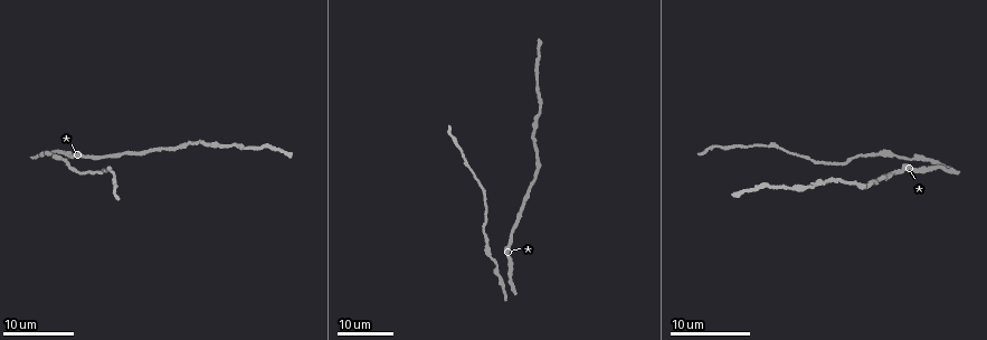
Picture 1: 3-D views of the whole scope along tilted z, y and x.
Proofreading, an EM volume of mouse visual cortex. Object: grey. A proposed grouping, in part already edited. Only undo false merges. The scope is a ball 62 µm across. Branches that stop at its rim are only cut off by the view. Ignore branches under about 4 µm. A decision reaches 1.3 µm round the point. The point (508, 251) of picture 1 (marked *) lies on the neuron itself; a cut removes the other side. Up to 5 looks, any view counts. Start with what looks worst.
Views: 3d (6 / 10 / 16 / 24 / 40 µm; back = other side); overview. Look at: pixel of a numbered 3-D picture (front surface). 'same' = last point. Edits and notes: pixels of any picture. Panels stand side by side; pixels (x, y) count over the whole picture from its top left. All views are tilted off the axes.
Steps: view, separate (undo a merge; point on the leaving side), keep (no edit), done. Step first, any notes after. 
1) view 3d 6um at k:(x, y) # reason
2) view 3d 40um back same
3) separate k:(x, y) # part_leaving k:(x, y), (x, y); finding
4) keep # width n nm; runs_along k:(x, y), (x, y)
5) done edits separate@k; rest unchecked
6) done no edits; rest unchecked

view 3d 24um at 1:(486, 217) # sudden change in width

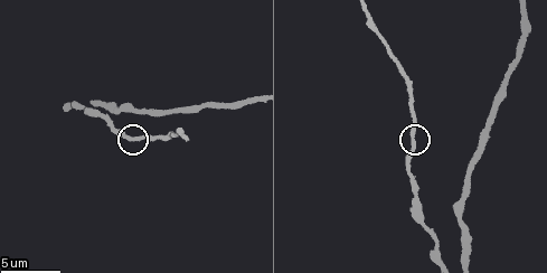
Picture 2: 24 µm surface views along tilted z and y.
view 3d 10um at 2:(413, 140)

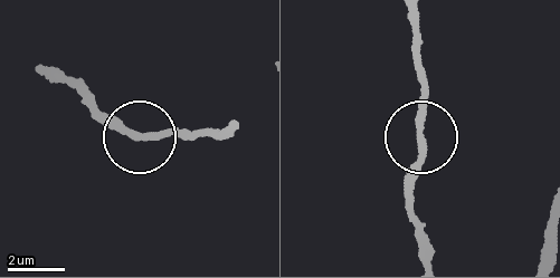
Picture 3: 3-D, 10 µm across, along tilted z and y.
keep # runs_along 3:(430, 258), (413, 210), (427, 89), (423, 56); all the same neuron

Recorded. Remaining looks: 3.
view 3d 24um at 1:(538, 96) # calibre changes

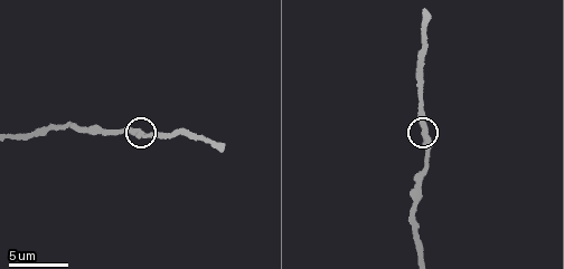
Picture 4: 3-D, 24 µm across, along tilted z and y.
view 3d 6um at 4:(425, 129) # closer look

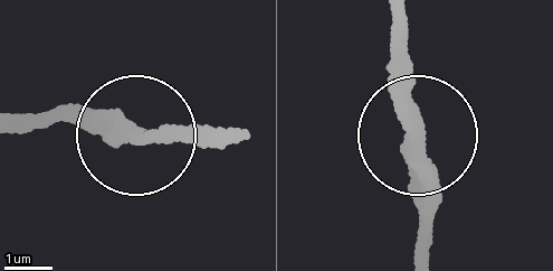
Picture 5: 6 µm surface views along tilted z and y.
keep # width 340 nm; runs_along 5:(20, 130), (97, 120), (202, 148); continuous, no second neuron

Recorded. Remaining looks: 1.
view 3d 16um at 2:(185, 134) # calibre changes

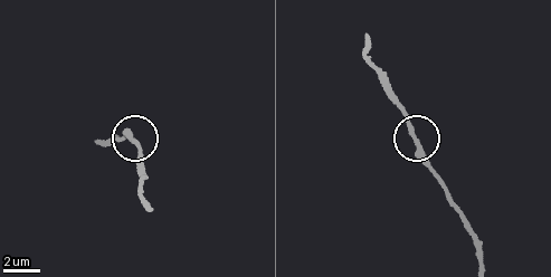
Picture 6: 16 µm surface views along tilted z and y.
keep # runs_along 6:(481, 258), (474, 233), (425, 162), (396, 96); one neuron here

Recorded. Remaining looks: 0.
done no edits; rest unchecked

